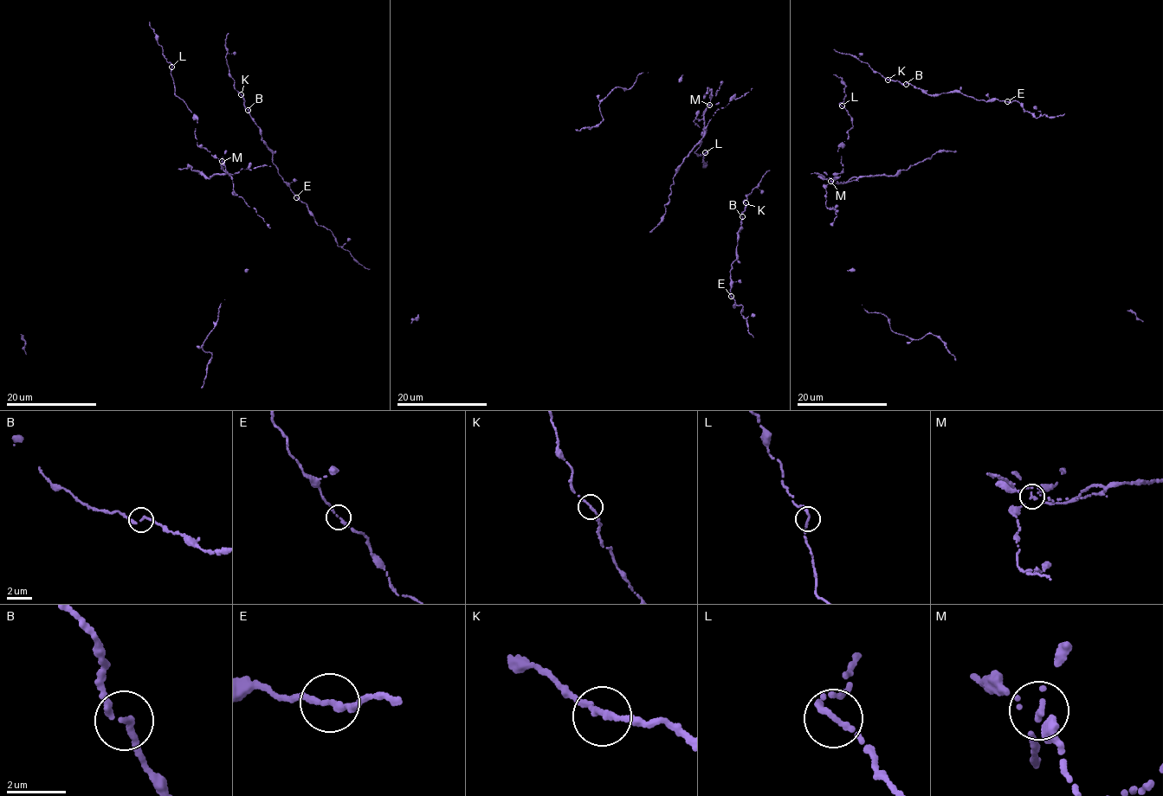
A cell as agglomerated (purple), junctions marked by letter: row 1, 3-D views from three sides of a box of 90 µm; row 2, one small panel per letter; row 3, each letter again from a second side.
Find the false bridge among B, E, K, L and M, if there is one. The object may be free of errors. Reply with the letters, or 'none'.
M

